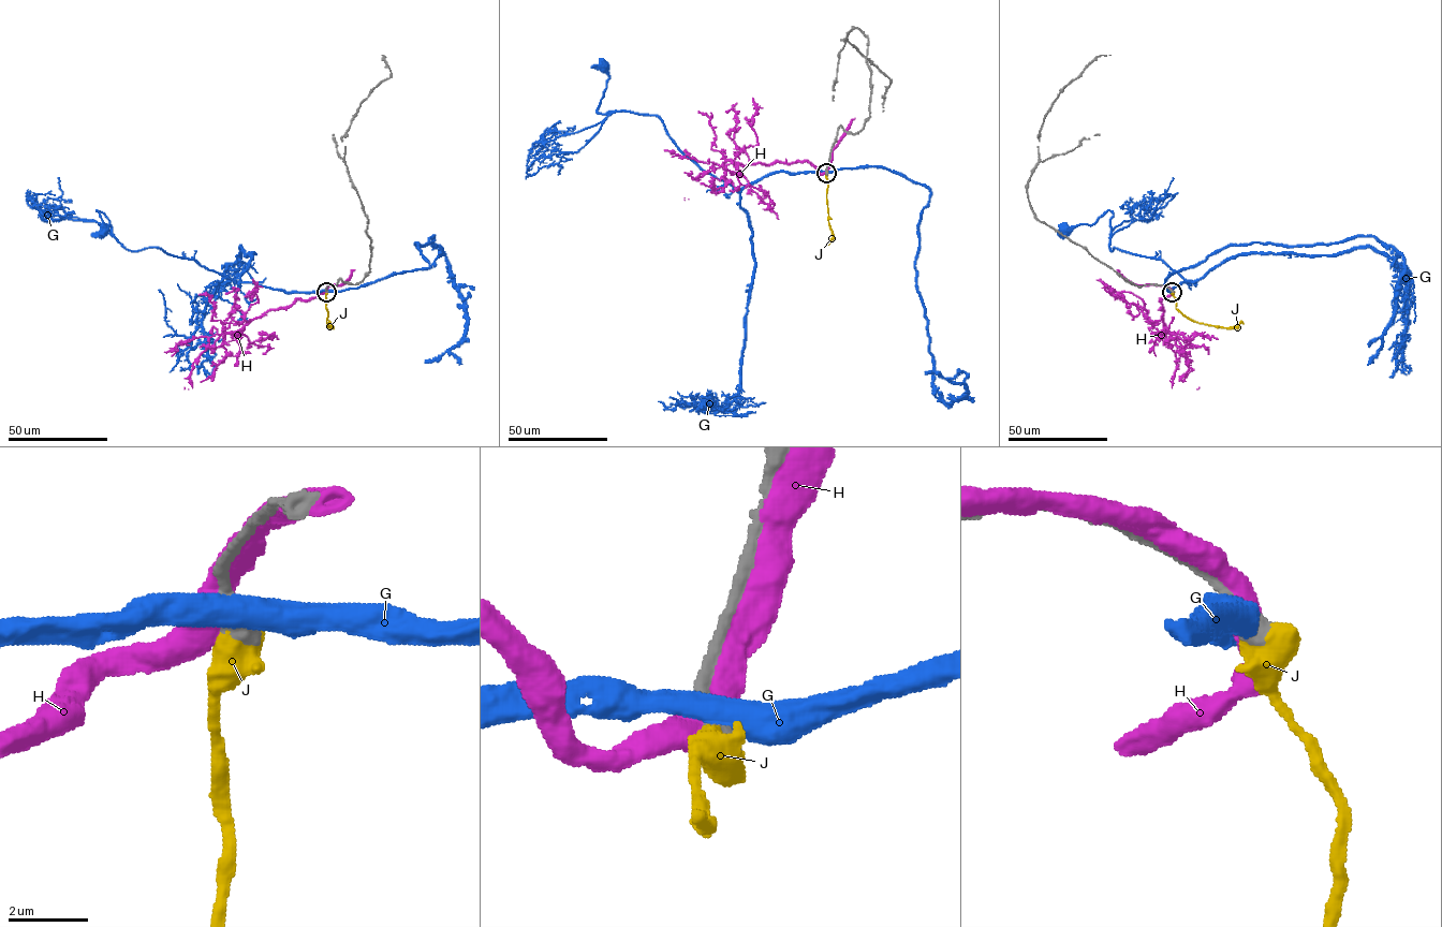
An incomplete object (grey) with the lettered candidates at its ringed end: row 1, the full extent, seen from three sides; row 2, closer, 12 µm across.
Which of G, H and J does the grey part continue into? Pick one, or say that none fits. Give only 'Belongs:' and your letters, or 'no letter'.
Belongs: J

